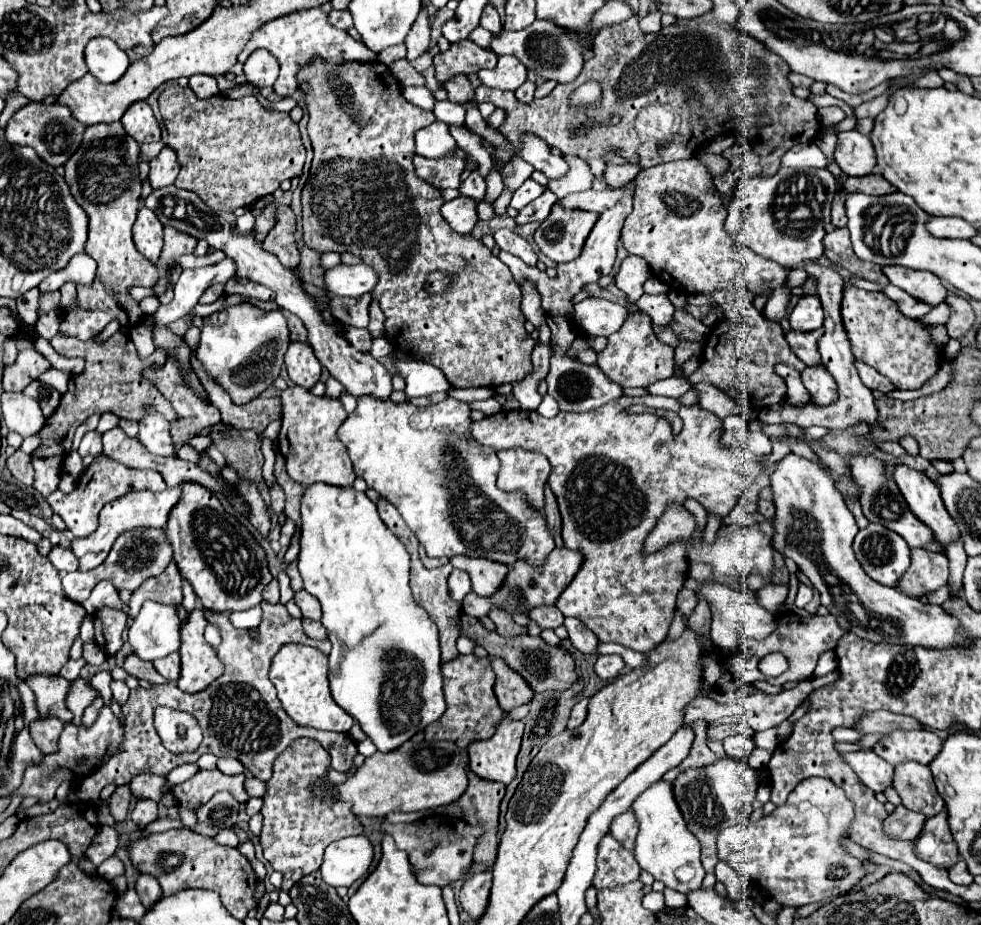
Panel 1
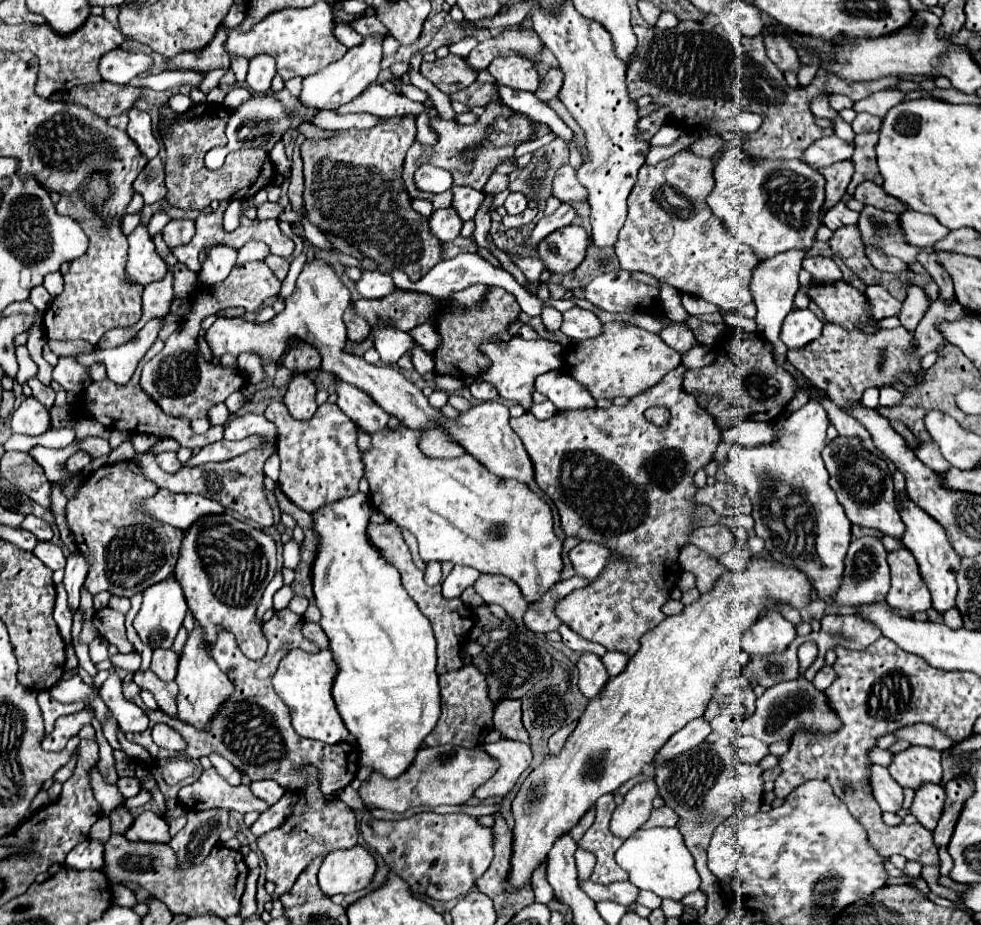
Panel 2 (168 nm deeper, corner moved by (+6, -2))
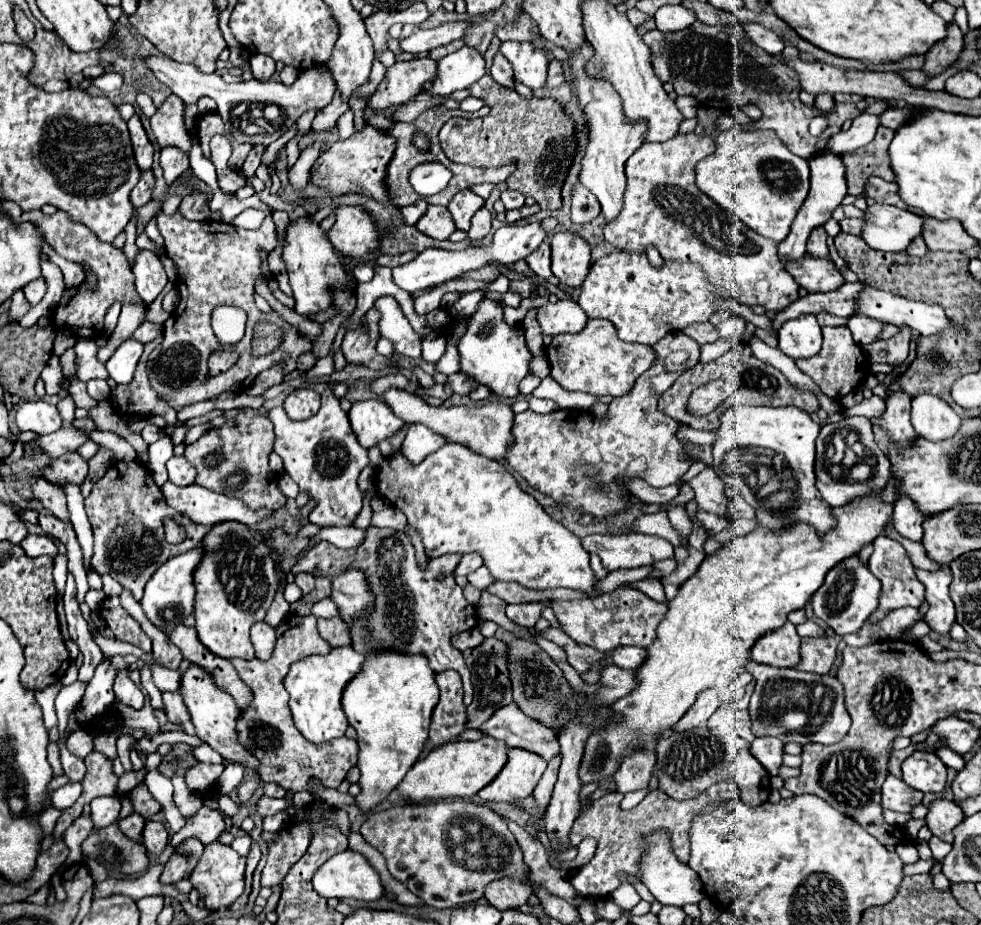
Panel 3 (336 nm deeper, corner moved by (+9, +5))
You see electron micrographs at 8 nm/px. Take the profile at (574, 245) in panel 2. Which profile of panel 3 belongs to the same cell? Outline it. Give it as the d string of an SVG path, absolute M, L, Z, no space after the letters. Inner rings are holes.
M562 230L552 236L550 248L552 248L552 274L570 288L580 286L590 268L588 242L576 232Z

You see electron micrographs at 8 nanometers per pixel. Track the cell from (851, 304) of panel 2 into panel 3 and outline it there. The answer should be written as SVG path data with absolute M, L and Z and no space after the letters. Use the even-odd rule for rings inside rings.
M802 256L796 262L786 264L786 270L794 276L798 286L814 292L834 292L844 284L840 270L830 260L816 260L812 256Z

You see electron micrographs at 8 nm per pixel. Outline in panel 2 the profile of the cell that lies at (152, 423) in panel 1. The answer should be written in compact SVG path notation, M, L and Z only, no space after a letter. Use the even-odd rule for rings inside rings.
M159 453L159 455L155 455L155 461L157 461L157 465L159 465L163 471L167 471L167 473L175 473L175 471L181 471L181 469L183 469L183 465L181 465L181 461L177 459L175 453Z

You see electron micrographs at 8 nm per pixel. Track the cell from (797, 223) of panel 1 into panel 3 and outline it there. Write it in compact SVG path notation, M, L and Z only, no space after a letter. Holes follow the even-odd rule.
M734 126L716 134L716 152L696 166L696 186L720 208L732 212L756 234L782 242L808 196L808 162L792 154L774 130L742 130Z

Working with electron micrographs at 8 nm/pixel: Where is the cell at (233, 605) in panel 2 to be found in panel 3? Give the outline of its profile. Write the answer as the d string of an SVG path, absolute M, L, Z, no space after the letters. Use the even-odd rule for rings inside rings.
M218 522L202 538L202 560L194 570L194 618L200 642L222 658L254 658L250 626L264 620L268 604L274 598L278 578L274 574L274 556L266 540L242 522Z

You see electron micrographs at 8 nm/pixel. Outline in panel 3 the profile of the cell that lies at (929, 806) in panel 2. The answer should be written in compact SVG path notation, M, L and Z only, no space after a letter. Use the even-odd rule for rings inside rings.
M936 798L930 802L928 814L926 814L926 826L934 836L938 836L944 842L952 842L952 828L960 824L964 818L962 808L946 798Z

